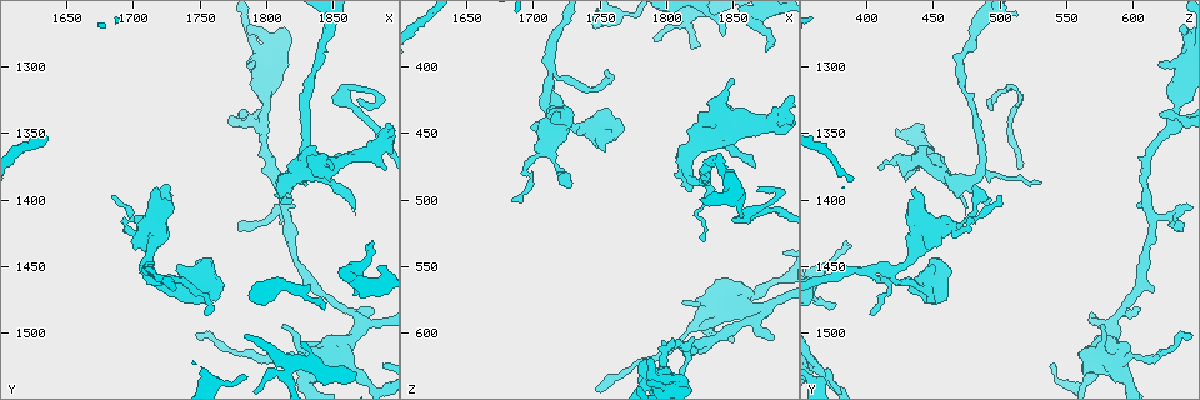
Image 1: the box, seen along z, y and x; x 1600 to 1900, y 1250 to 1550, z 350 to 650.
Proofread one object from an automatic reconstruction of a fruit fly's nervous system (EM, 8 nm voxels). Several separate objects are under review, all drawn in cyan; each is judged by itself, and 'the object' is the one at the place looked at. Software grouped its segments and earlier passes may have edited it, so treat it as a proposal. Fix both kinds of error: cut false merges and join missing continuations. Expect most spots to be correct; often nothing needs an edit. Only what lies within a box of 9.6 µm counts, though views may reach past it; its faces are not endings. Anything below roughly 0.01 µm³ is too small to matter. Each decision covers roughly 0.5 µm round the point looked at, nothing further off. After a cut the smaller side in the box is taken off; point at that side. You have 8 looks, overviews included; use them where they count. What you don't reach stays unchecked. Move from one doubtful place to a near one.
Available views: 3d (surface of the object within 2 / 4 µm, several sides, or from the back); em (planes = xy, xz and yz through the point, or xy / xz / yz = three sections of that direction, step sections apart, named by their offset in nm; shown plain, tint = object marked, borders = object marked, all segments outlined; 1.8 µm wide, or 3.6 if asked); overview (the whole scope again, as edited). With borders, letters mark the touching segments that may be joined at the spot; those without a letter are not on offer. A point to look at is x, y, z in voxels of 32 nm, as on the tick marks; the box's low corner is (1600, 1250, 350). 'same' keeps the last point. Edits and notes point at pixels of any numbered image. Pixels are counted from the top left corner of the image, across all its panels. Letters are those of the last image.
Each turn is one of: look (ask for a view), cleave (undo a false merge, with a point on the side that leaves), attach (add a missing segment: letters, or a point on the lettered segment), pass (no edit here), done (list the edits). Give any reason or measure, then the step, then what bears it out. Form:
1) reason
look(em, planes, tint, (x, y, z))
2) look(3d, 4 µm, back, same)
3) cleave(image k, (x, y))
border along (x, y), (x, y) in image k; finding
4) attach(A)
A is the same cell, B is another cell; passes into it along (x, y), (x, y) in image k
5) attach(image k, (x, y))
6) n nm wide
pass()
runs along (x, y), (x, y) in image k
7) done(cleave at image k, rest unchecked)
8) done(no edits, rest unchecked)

an open end
look(3d, 2 µm, (1868, 1406, 478))

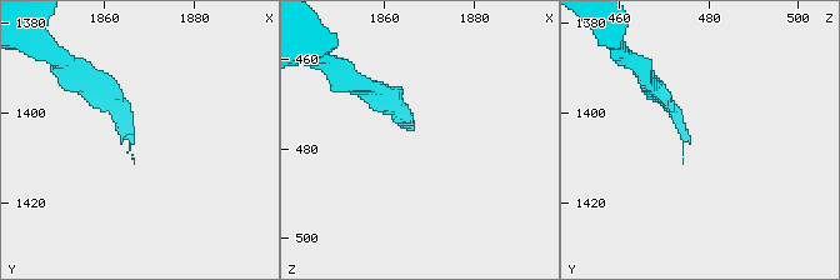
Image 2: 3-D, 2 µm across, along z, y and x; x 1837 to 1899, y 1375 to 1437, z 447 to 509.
now the EM
look(em, planes, borders, (1866, 1406, 475))

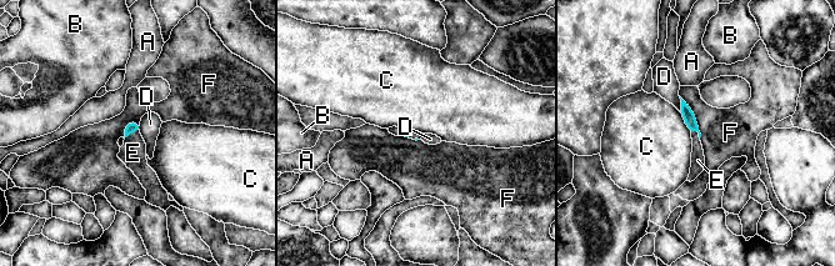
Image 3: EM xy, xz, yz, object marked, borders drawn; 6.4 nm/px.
attach(E)
E is the same cell, A, B, C, D and F are other cells; the neuron continues

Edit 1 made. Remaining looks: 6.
redraw
look(overview)

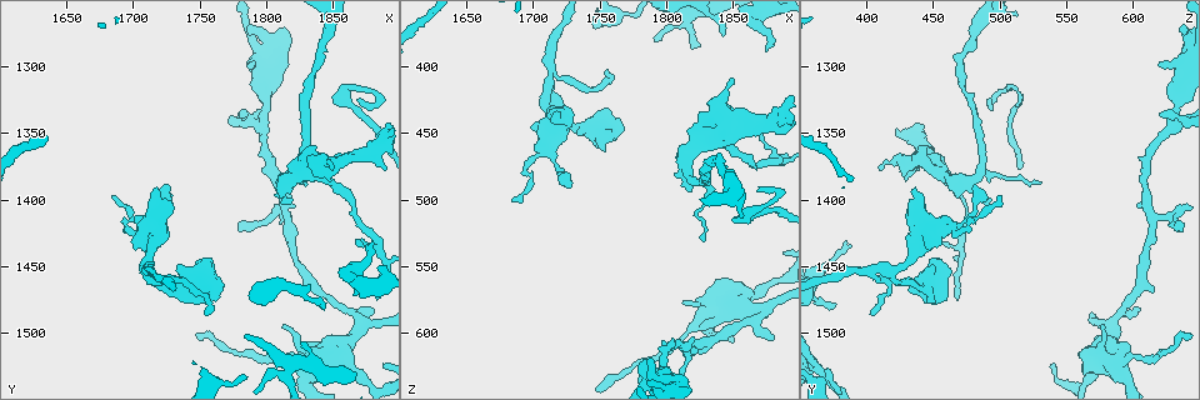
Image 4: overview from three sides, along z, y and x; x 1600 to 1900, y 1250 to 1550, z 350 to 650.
abrupt turn
look(em, xy, step 4, tint, (1814, 1384, 474))

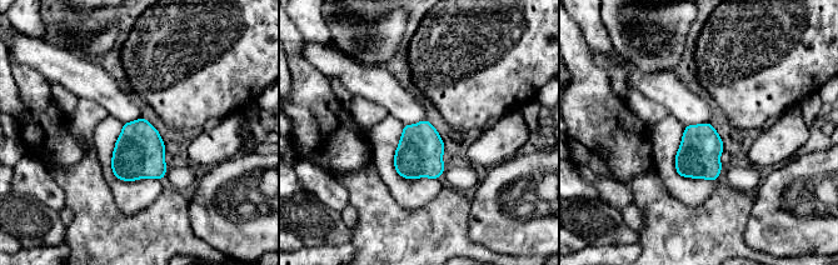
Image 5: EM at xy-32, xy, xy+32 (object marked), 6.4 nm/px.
look(em, planes, borders, same)

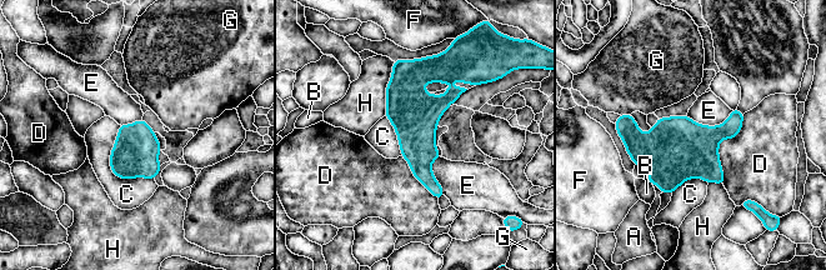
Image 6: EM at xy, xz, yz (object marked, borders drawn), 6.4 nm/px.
pass()
A, B, C, D, E, F, G and H are other cells; border along (732, 110), (717, 125), (686, 116) in image 6; all the same neuron

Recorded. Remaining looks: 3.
four or more arms meet
look(3d, 4 µm, (1714, 1422, 460))

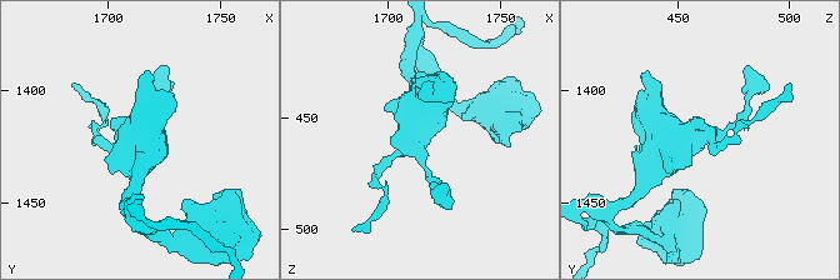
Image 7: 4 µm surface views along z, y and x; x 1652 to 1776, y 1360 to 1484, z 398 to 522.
shape alone is not enough
look(em, 3.6 µm, planes, borders, (1715, 1424, 459))

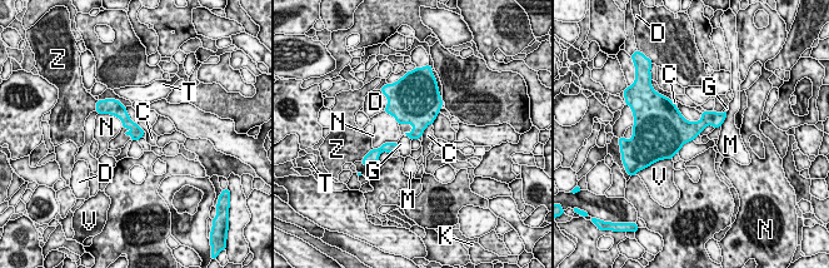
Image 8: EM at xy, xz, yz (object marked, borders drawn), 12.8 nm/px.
200 nm wide
pass()
C, D, G, K, M, N, T, V and Z are other cells; runs along (110, 103), (139, 134) in image 8; all the same neuron

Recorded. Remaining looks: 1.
done(attach at image 3, rest unchecked)

